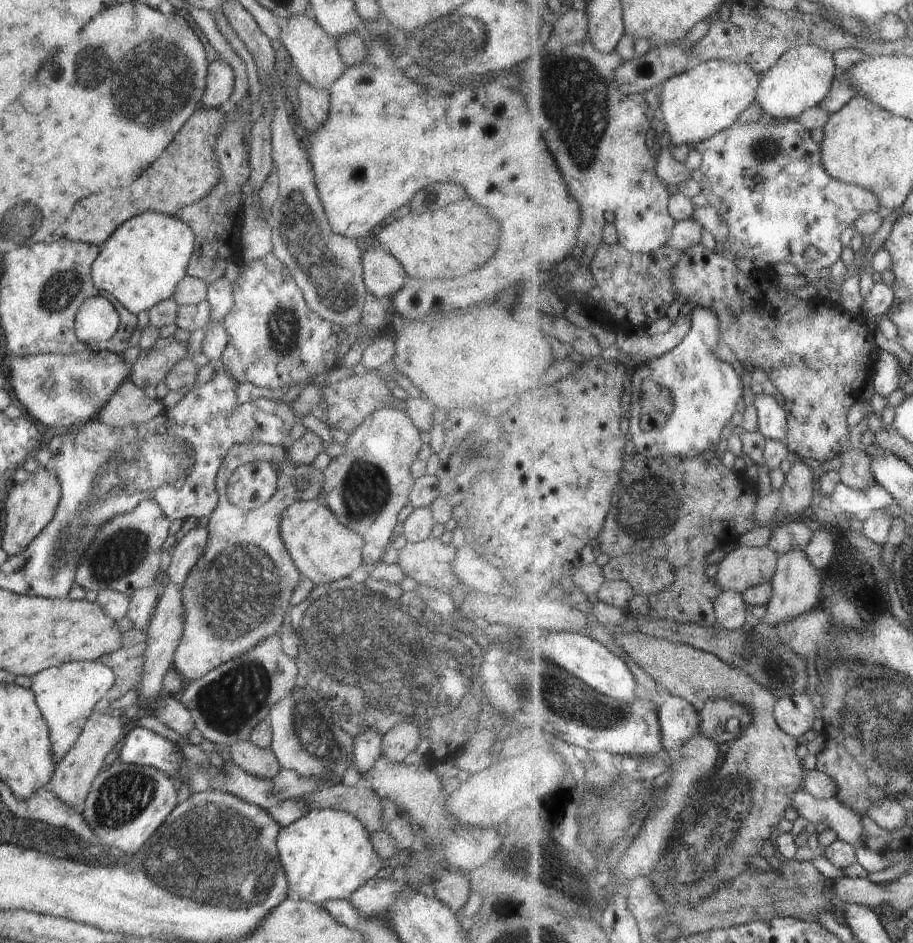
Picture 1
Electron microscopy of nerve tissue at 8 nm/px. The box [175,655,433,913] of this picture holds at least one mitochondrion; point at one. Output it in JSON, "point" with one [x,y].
{"point":[307,726]}

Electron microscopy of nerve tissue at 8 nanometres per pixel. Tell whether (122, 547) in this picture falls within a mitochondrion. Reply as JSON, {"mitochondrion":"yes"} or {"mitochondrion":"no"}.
{"mitochondrion":"yes"}

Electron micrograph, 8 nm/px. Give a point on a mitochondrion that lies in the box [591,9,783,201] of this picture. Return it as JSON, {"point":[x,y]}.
{"point":[645,71]}

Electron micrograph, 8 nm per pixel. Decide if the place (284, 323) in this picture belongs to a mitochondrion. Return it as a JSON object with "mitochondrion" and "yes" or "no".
{"mitochondrion":"yes"}

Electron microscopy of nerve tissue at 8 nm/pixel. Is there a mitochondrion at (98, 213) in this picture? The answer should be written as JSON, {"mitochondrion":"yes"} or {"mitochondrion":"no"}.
{"mitochondrion":"no"}

